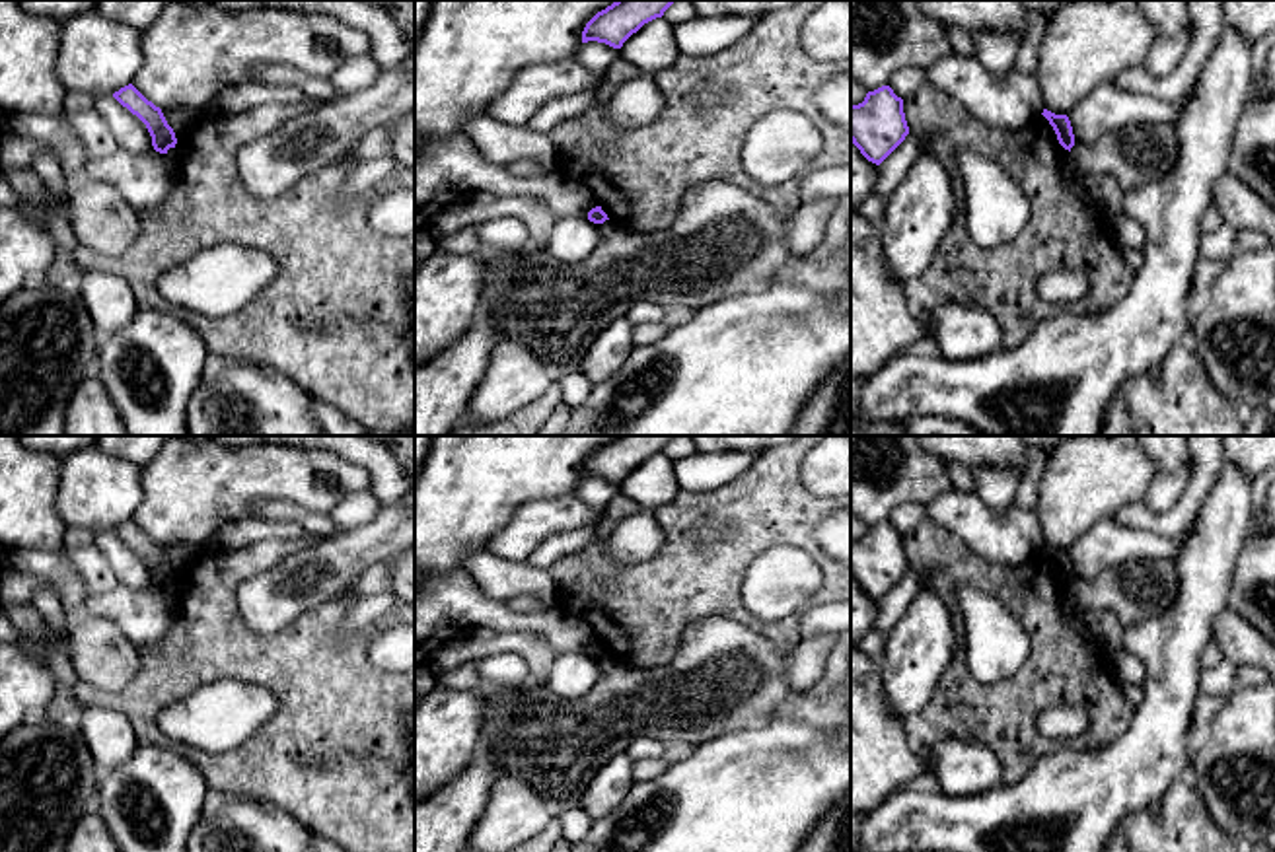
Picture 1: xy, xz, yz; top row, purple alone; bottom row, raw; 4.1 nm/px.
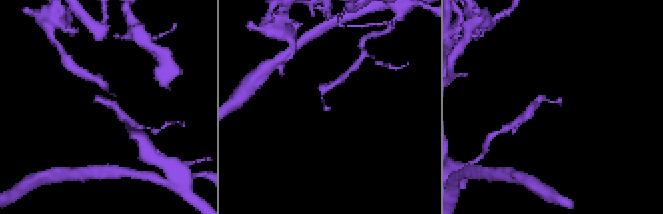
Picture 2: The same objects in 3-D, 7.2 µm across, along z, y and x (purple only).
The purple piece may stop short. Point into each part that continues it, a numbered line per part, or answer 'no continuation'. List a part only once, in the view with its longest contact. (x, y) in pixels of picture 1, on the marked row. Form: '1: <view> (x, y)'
no continuation

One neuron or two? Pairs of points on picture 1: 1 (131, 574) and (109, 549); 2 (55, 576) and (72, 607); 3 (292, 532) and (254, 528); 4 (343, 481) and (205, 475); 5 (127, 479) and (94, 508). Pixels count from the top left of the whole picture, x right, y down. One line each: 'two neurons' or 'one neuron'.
1: one neuron
2: one neuron
3: one neuron
4: one neuron
5: one neuron

